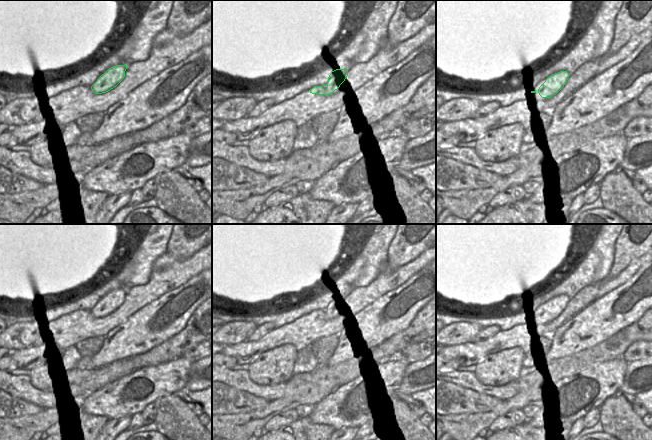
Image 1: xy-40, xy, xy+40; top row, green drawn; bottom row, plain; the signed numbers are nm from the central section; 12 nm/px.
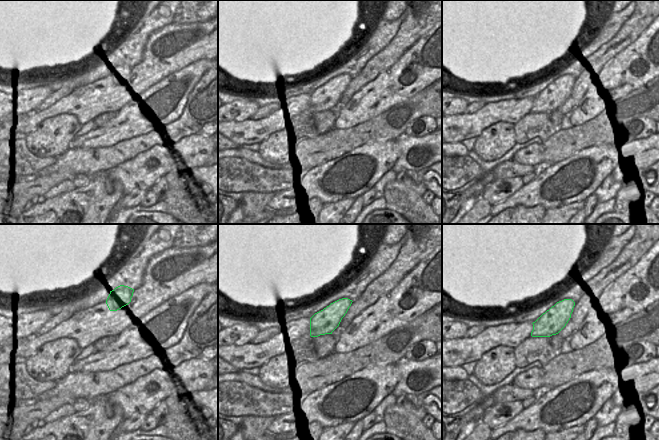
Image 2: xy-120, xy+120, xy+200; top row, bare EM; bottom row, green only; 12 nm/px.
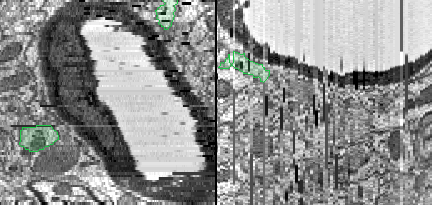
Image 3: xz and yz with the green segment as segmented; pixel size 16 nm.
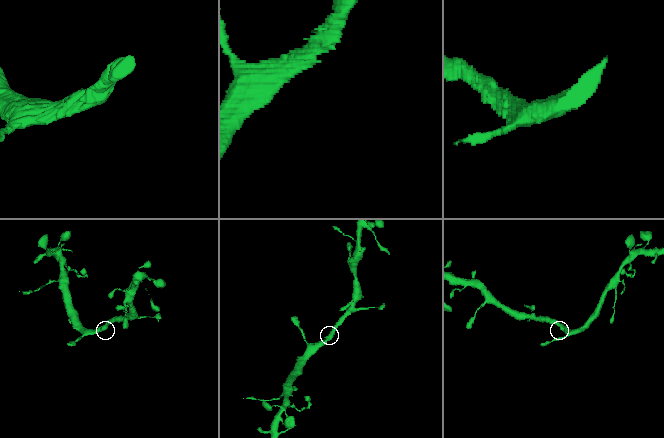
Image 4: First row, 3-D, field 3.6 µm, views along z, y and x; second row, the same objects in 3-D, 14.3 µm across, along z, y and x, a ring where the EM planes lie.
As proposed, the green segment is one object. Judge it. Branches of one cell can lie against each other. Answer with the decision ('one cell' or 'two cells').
one cell

